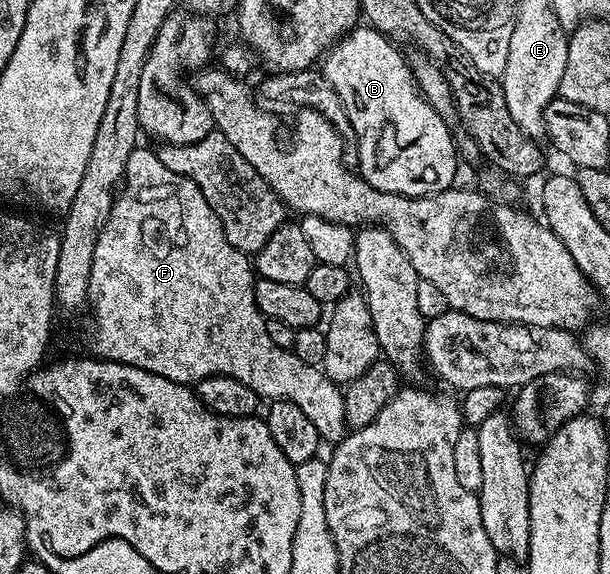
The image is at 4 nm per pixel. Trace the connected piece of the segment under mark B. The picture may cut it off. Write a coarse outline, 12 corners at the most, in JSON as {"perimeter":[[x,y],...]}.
{"perimeter":[[359,24],[321,69],[383,193],[456,185],[448,119],[408,59]]}

